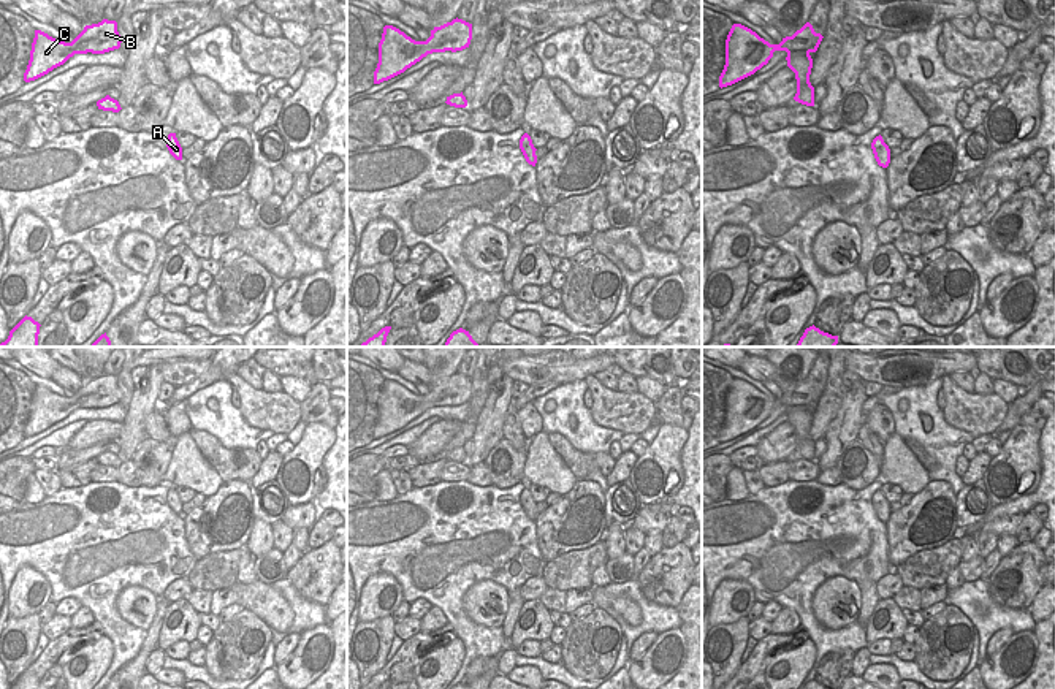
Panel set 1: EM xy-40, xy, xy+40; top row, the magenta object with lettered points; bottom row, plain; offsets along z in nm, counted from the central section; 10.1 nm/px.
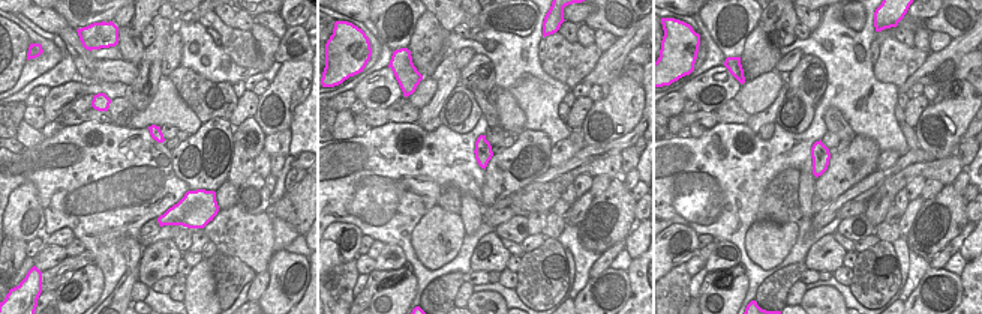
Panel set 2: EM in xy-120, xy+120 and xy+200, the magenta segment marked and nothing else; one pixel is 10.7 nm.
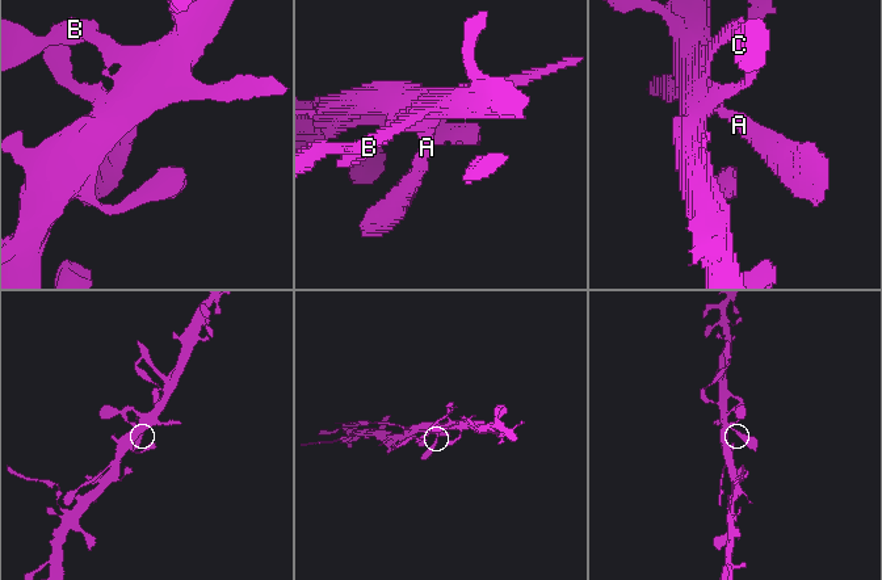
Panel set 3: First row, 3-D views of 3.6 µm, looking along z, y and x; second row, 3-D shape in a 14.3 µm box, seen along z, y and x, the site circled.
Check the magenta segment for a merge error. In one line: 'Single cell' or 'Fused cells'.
Single cell.

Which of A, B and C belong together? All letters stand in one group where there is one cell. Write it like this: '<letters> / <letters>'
A B C

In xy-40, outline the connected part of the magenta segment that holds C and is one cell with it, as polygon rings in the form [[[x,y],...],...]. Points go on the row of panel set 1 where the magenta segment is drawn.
[[[108,19],[86,25],[71,43],[59,41],[41,30],[35,30],[24,81],[30,82],[48,74],[74,54],[105,54],[119,49],[120,43],[122,38],[117,32],[117,22]]]

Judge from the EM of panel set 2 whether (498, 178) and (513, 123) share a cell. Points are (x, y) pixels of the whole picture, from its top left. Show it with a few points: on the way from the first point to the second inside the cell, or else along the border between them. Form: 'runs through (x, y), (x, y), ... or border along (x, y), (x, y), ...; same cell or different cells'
border along (525, 129), (516, 135); different cells

